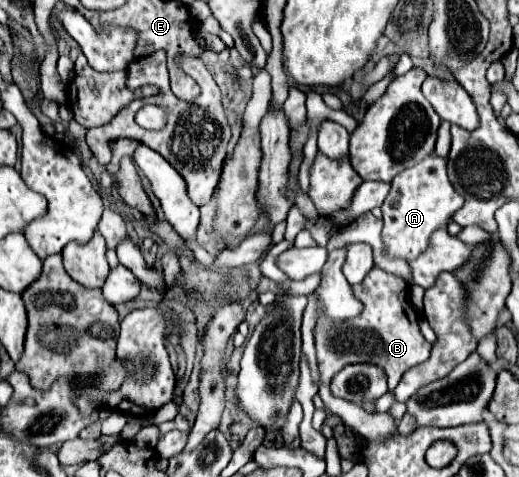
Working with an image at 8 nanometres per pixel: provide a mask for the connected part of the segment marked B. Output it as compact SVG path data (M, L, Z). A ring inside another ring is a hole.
M373 267L369 275L353 287L353 295L363 303L363 311L341 323L329 323L325 319L325 313L321 311L317 325L313 329L315 333L315 349L317 349L317 367L321 375L319 385L319 397L323 399L323 409L317 409L313 415L313 427L321 431L321 425L329 413L333 413L333 407L337 405L337 397L331 395L329 383L333 375L337 375L345 365L349 363L377 363L385 369L389 377L389 389L397 387L401 375L429 359L431 343L425 341L418 325L418 314L409 303L409 287L401 277L395 277L391 273L385 273L379 267Z

